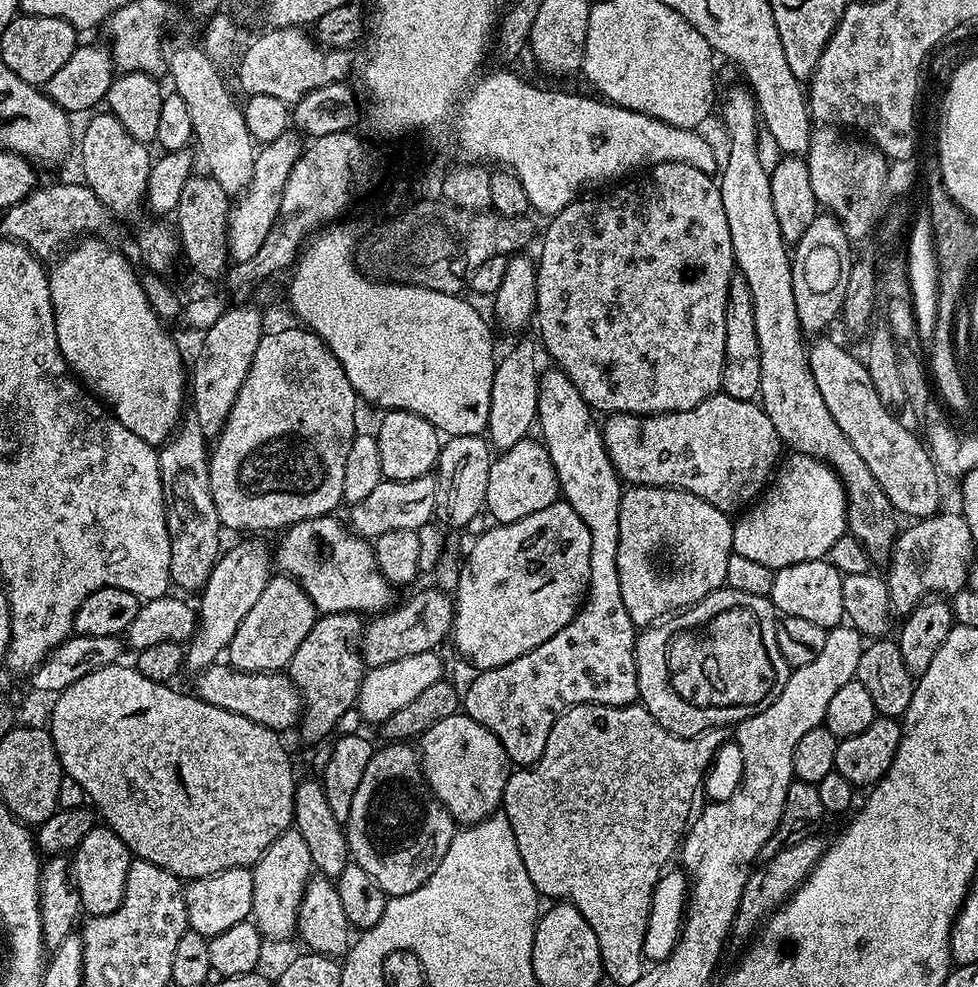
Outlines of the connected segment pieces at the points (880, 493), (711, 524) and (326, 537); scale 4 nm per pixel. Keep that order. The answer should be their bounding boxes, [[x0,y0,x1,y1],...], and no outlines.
[[718,87,898,561],[618,487,734,626],[274,515,393,614]]

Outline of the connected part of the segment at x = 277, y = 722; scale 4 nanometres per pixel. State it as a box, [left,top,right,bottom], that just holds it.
[194,662,300,733]

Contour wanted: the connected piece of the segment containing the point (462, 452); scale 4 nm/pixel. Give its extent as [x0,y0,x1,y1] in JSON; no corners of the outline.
[435,435,494,529]

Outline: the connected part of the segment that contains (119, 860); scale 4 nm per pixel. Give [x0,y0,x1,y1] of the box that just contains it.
[71,826,133,916]

